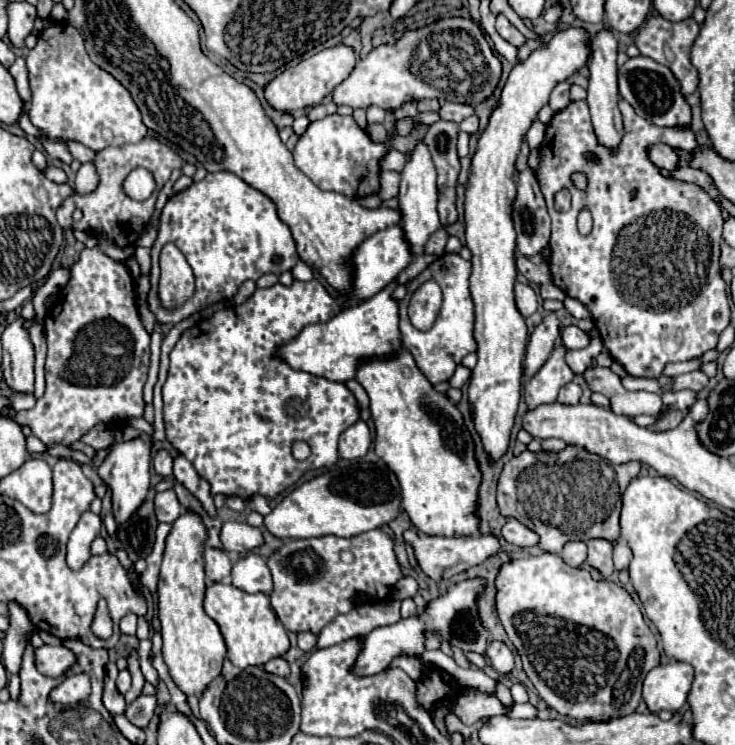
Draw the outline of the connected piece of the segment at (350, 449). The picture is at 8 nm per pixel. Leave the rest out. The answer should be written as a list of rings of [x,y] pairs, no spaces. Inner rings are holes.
[[[356,422],[352,424],[348,430],[342,432],[340,436],[340,458],[344,460],[354,460],[354,458],[362,458],[366,456],[368,448],[370,448],[372,440],[370,440],[370,430],[366,426],[366,422]]]

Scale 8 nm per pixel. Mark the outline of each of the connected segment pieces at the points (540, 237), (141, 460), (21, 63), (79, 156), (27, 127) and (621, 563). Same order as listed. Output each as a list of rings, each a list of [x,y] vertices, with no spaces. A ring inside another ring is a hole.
[[[524,170],[516,178],[518,196],[514,200],[514,228],[518,234],[518,252],[526,258],[536,256],[550,240],[550,216],[540,192],[534,170]]]
[[[144,436],[130,442],[118,442],[110,448],[108,458],[98,468],[98,476],[112,490],[112,514],[118,524],[126,522],[146,500],[150,488],[150,446],[152,446],[152,438],[144,438]]]
[[[16,58],[16,62],[10,66],[10,74],[16,80],[16,90],[22,98],[22,102],[30,102],[32,100],[32,92],[28,88],[28,70],[26,70],[26,60],[24,58]]]
[[[68,140],[66,146],[68,146],[70,154],[72,154],[78,162],[92,162],[92,160],[94,160],[94,152],[92,152],[90,148],[84,148],[80,142],[72,142],[72,140]]]
[[[24,110],[24,112],[20,114],[20,118],[18,118],[18,126],[20,126],[28,136],[34,136],[34,138],[38,138],[38,140],[44,140],[44,134],[30,122],[30,118],[28,118],[28,110]]]
[[[618,540],[614,544],[614,566],[616,566],[616,570],[626,570],[630,560],[632,560],[632,550],[628,548],[628,544],[624,540]]]

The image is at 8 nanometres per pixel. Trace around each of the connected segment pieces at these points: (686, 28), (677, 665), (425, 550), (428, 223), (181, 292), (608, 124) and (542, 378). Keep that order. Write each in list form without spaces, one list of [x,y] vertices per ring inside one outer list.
[[[650,16],[636,32],[634,40],[636,40],[636,46],[640,50],[642,56],[648,56],[648,58],[656,58],[656,60],[662,60],[662,64],[666,64],[674,76],[680,80],[680,86],[682,86],[682,92],[684,96],[692,94],[696,88],[698,88],[698,70],[692,66],[690,62],[690,48],[696,40],[700,32],[700,26],[696,24],[694,18],[688,18],[688,20],[682,20],[682,22],[668,22],[664,20],[662,16]]]
[[[668,662],[648,672],[642,688],[642,698],[650,712],[678,712],[686,704],[692,686],[694,668],[686,662]]]
[[[409,528],[403,534],[405,542],[410,542],[414,546],[414,552],[416,552],[416,558],[418,558],[418,564],[420,568],[424,570],[426,576],[430,576],[432,580],[440,582],[440,580],[448,580],[472,566],[478,566],[482,564],[486,558],[494,556],[500,548],[500,542],[494,534],[488,534],[488,536],[452,536],[452,538],[442,538],[442,536],[418,536],[416,529]]]
[[[420,140],[408,162],[402,170],[402,182],[400,182],[400,212],[402,212],[402,228],[406,232],[406,240],[410,242],[410,248],[414,254],[422,254],[424,244],[432,232],[436,232],[442,224],[436,212],[436,200],[438,200],[438,188],[436,188],[436,170],[430,156],[428,146]]]
[[[166,244],[160,252],[160,284],[158,296],[160,304],[166,310],[174,310],[182,306],[194,294],[194,274],[184,254],[174,246]]]
[[[602,30],[600,34],[594,34],[590,40],[592,56],[588,62],[590,68],[590,86],[588,86],[588,106],[590,106],[590,116],[592,116],[592,126],[594,134],[598,138],[598,144],[610,148],[612,152],[618,150],[618,144],[624,138],[624,124],[622,124],[622,114],[618,110],[618,82],[616,82],[616,38],[612,30]]]
[[[558,346],[552,350],[552,356],[546,360],[546,364],[540,368],[540,372],[524,384],[524,400],[528,410],[540,406],[540,404],[552,404],[556,402],[558,390],[572,382],[574,372],[566,364],[566,348]]]

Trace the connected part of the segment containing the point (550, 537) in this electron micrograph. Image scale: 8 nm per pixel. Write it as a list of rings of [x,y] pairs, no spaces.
[[[566,446],[562,452],[540,452],[540,454],[532,454],[526,450],[520,456],[514,456],[508,464],[504,464],[504,470],[498,480],[498,508],[502,516],[516,518],[532,532],[536,532],[540,536],[538,546],[544,552],[560,554],[564,544],[570,540],[588,542],[592,538],[604,538],[614,544],[620,536],[618,516],[622,508],[622,494],[630,484],[630,480],[638,476],[638,472],[640,472],[640,462],[612,466],[604,458],[588,454],[586,450],[578,450],[576,446]]]

